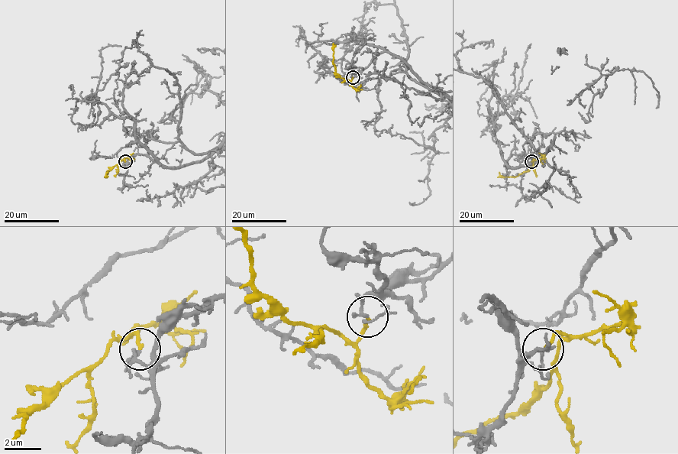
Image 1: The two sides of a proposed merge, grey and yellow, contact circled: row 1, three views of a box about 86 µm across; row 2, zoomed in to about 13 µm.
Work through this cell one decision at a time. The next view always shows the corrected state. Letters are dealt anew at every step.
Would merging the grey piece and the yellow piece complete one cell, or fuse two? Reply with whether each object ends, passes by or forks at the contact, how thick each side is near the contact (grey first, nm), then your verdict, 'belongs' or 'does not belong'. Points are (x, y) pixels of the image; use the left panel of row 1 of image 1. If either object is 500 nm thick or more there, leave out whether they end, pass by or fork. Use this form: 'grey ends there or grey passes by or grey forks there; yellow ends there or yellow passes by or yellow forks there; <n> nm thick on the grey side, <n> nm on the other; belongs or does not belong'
grey passes by; yellow ends there; 150 nm thick on the grey side, 180 nm on the other; belongs

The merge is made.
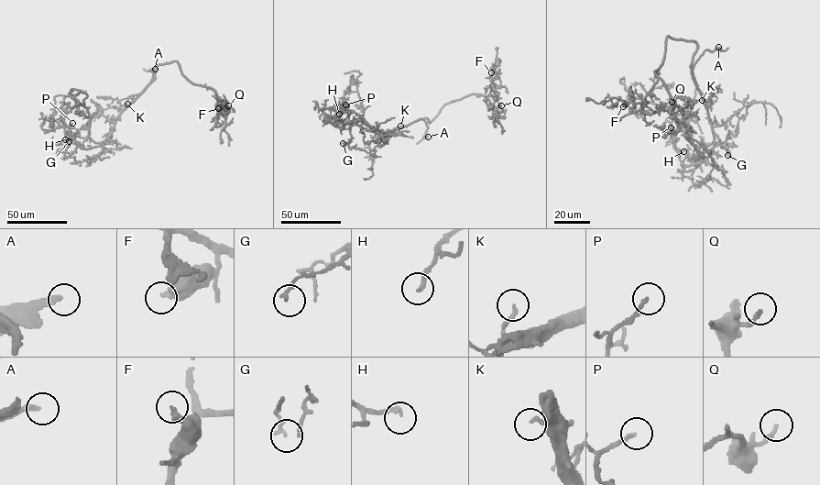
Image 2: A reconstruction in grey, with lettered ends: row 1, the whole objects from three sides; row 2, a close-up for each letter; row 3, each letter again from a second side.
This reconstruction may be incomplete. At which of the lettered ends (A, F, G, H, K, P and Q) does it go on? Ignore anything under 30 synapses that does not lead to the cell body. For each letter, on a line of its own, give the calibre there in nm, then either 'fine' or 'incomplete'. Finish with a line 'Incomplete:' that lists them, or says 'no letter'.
A: 240 nm thick; incomplete
F: 280 nm thick; fine
G: 170 nm thick; fine
H: 200 nm thick; fine
K: 130 nm thick; fine
P: 160 nm thick; fine
Q: 180 nm thick; fine
Incomplete: A

